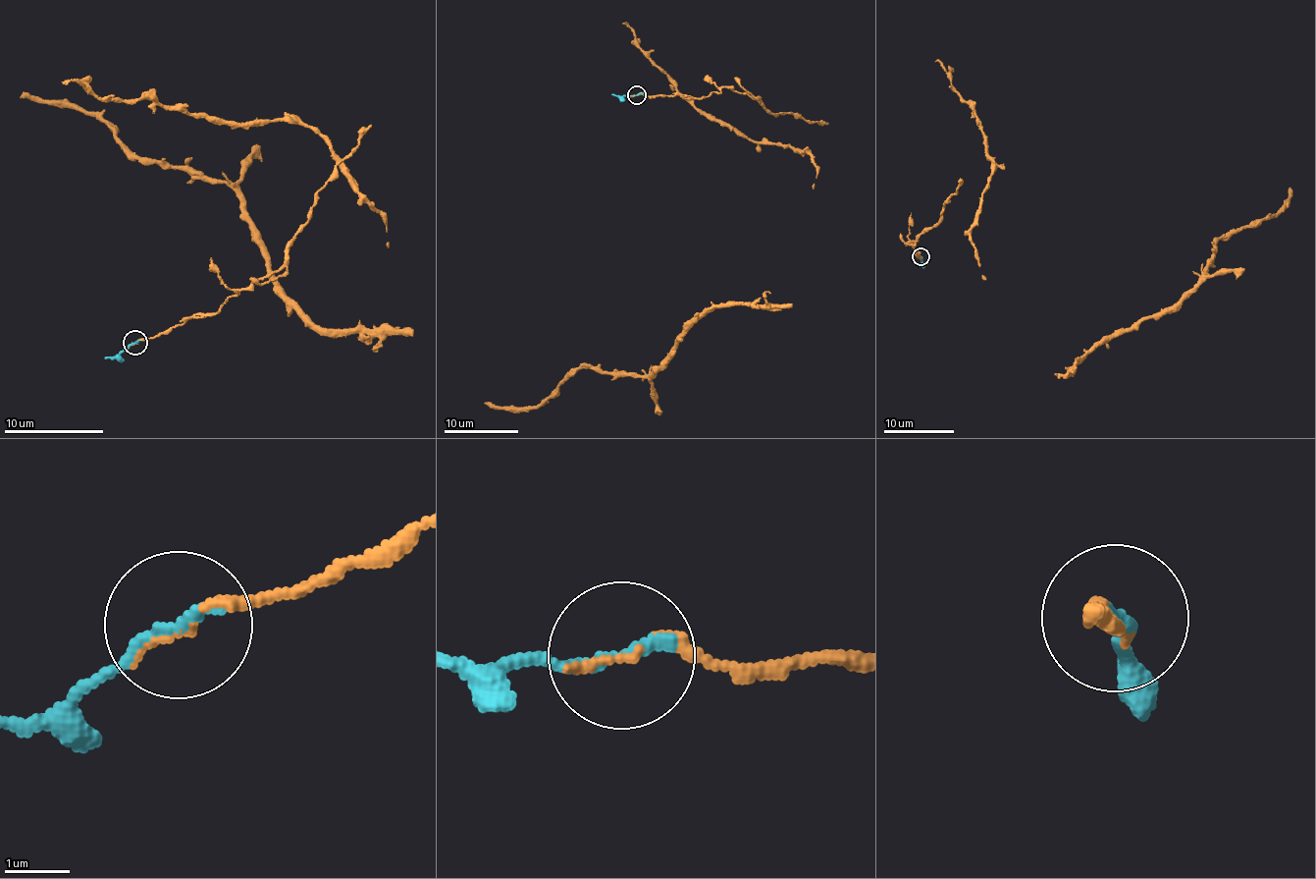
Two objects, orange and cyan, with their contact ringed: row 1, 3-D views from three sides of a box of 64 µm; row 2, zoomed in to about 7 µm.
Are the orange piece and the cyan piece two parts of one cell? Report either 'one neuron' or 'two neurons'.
one neuron

